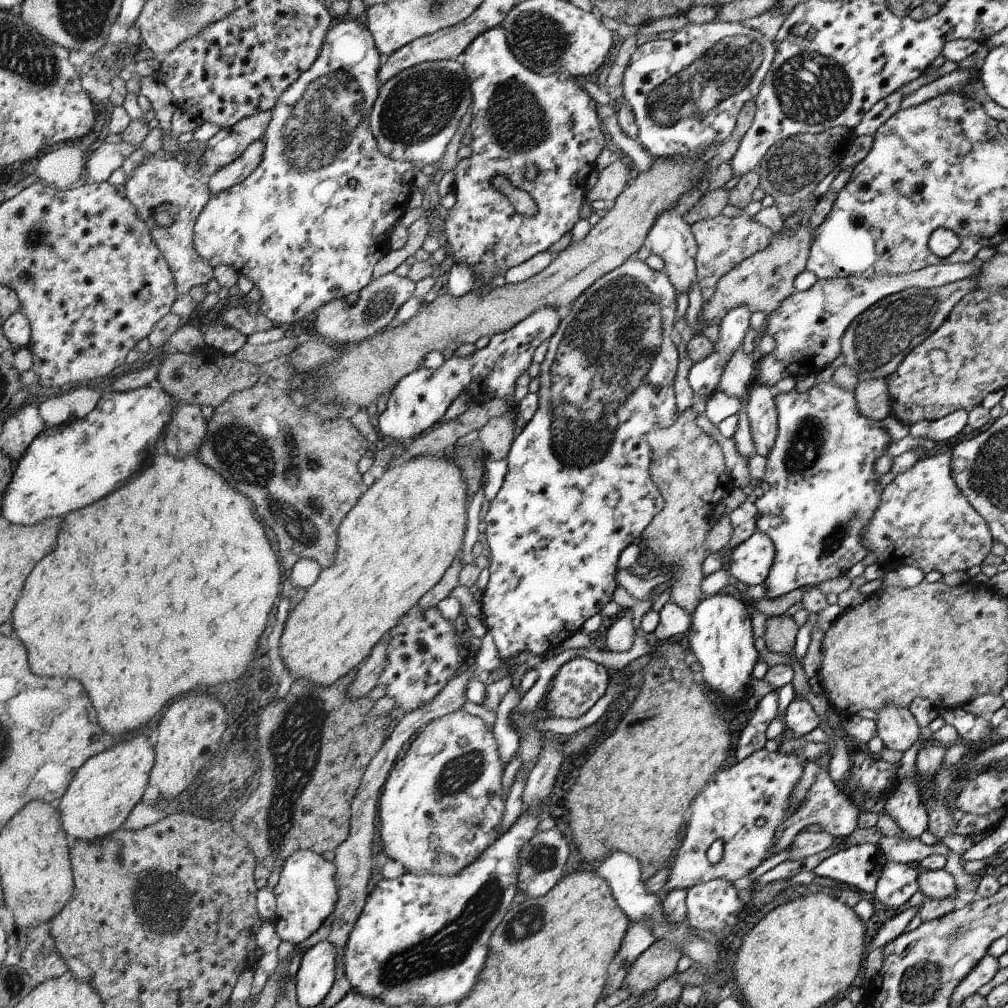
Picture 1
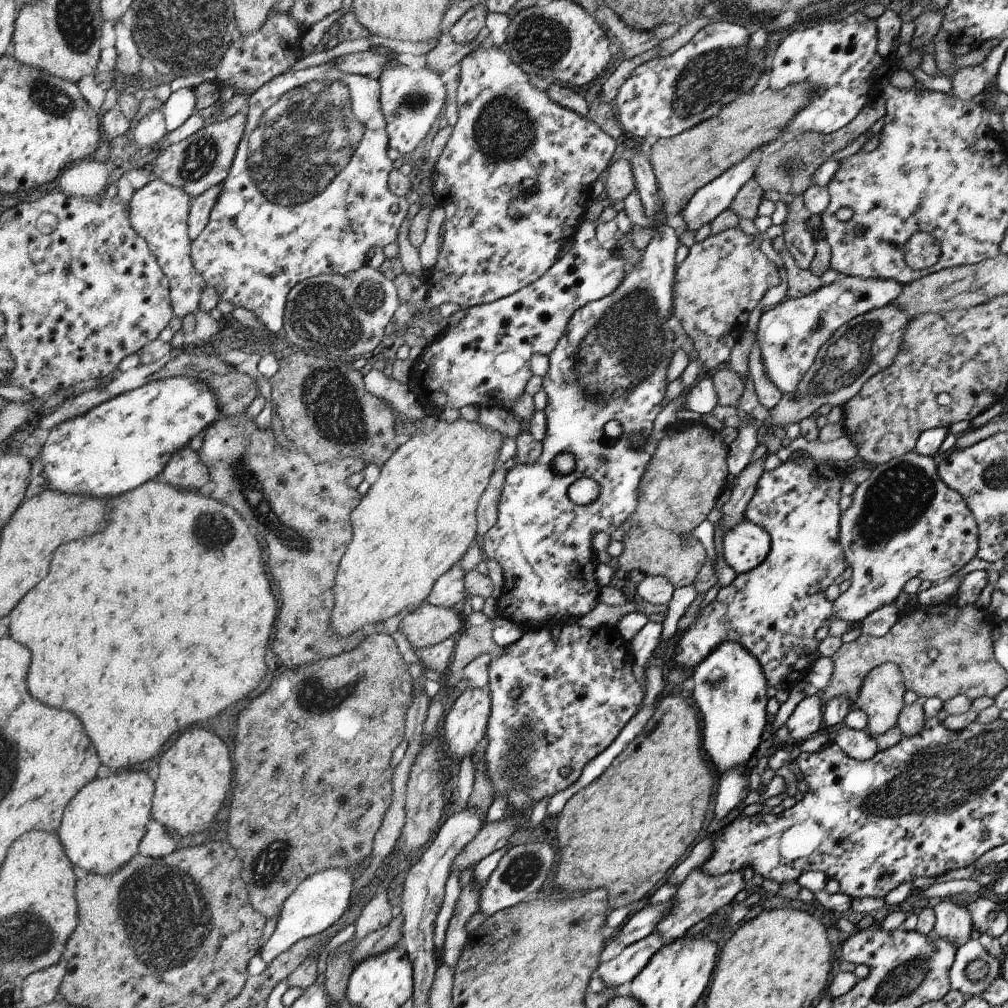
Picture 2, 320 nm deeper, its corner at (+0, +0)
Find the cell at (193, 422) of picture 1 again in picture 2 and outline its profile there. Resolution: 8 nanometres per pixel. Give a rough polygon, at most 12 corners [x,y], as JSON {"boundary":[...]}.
{"boundary":[[188,446],[161,473],[165,483],[198,492],[210,478],[200,454]]}

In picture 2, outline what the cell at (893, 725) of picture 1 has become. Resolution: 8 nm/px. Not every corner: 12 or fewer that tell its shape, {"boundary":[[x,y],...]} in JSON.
{"boundary":[[897,664],[866,676],[853,708],[874,738],[897,725],[905,682]]}

